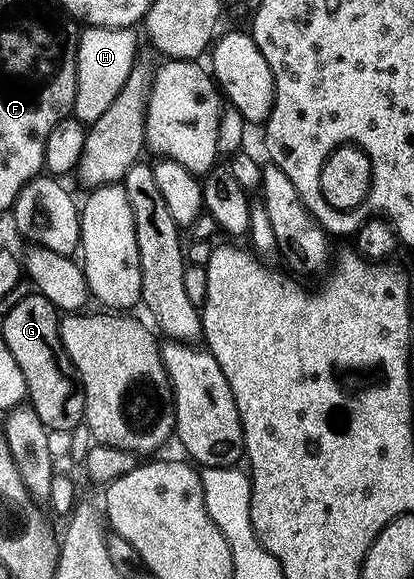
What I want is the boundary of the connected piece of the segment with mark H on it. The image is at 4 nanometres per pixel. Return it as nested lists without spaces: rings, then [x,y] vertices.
[[[90,27],[84,28],[77,40],[77,92],[73,102],[72,114],[82,123],[91,125],[107,109],[111,109],[111,101],[123,89],[123,81],[127,81],[127,73],[131,73],[134,63],[139,58],[137,39],[128,27]]]

